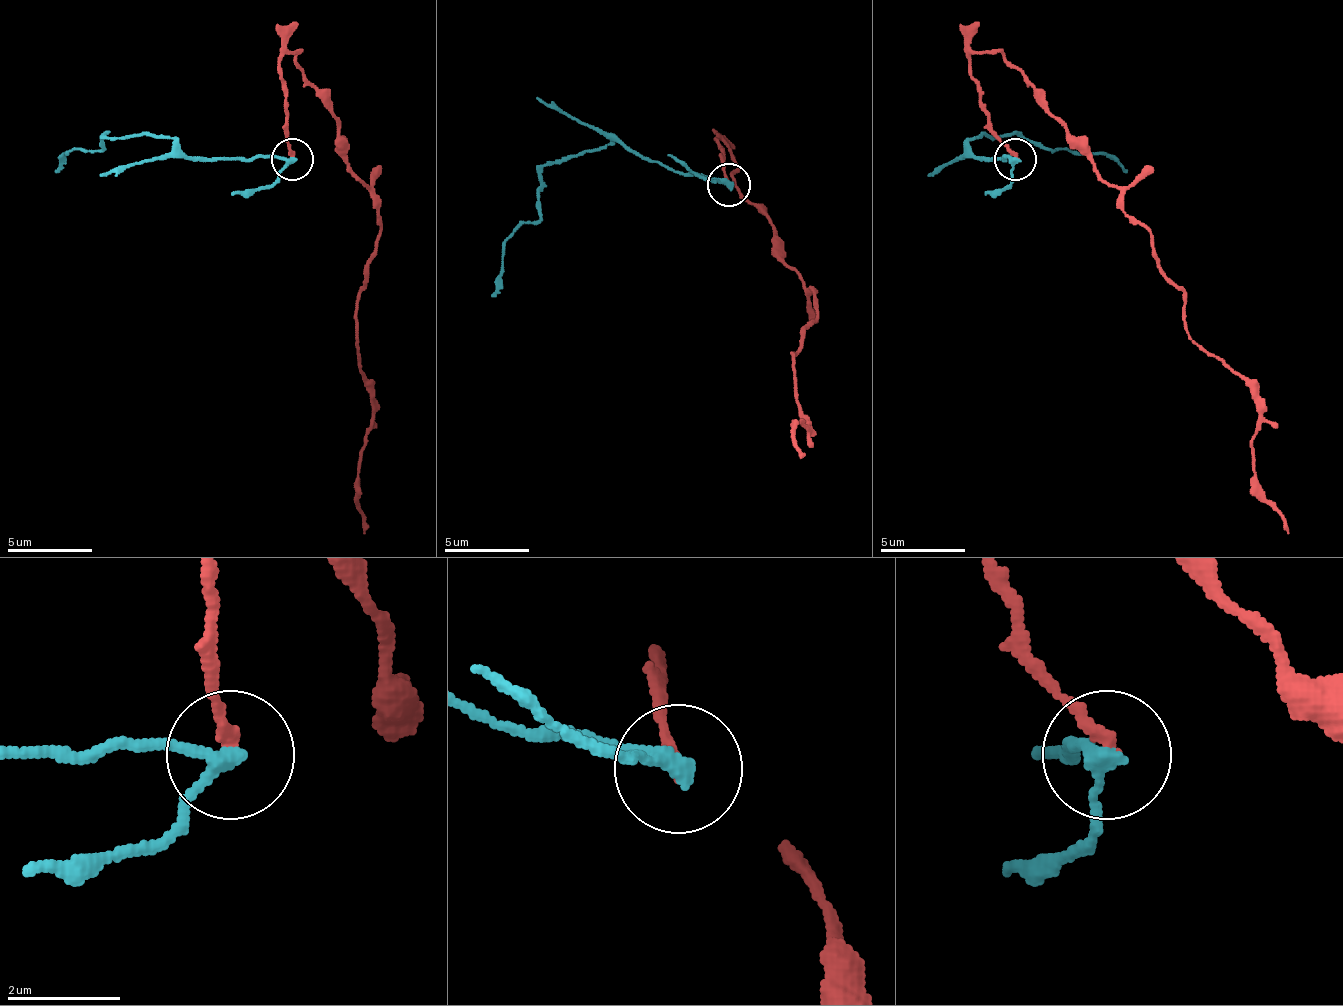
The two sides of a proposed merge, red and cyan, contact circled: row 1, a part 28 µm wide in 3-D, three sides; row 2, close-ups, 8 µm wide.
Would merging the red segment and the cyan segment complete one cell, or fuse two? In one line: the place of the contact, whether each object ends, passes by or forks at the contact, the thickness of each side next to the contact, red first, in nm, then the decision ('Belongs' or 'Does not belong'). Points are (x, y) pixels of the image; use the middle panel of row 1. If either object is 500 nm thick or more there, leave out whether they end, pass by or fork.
Place: (729, 184). At the ring red ends. At the ring cyan passes by. Thickness 190 nm (red) against 240 nm. Does not belong

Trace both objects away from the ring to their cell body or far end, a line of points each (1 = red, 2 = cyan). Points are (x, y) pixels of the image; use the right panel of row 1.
1: (1014, 158), (976, 52), (1001, 52), (1120, 192), (1183, 293), (1183, 327), (1247, 382), (1255, 492), (1289, 535)
2: (1014, 158), (993, 158), (972, 150), (976, 137), (1022, 133), (1048, 150), (1073, 154), (1111, 154), (1128, 171)

